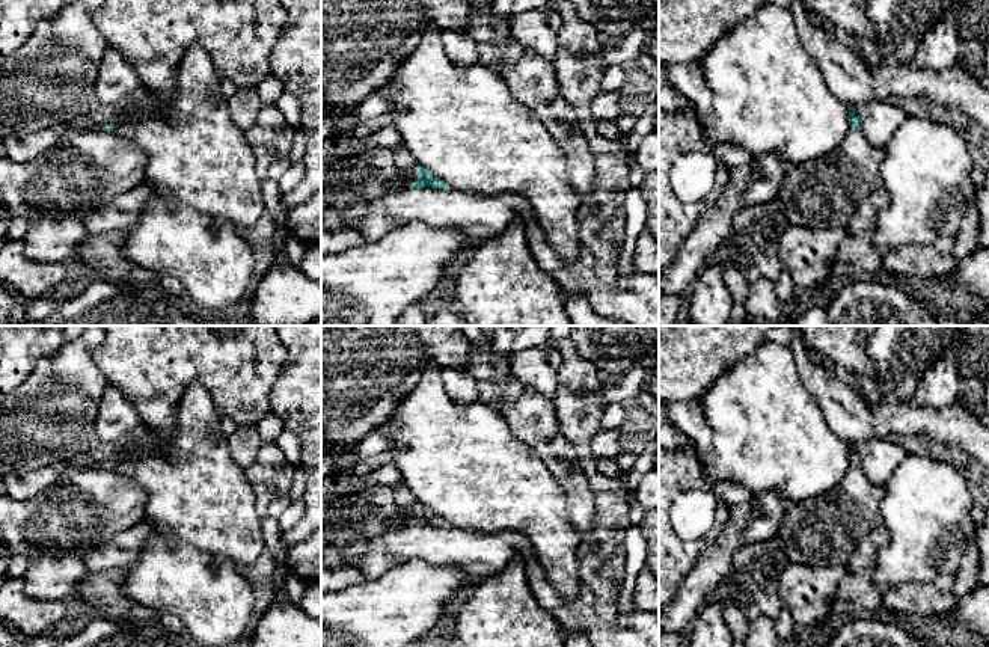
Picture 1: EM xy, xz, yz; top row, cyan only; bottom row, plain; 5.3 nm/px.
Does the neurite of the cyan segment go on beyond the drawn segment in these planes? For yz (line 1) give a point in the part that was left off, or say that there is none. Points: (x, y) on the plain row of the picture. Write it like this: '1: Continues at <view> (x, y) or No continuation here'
1: No continuation here

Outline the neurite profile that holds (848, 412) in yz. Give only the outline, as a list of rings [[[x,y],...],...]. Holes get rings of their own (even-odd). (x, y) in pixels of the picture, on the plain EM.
[[[793,336],[790,347],[799,379],[805,391],[817,401],[826,424],[841,439],[859,443],[867,439],[883,439],[889,434],[924,434],[941,451],[965,454],[980,472],[989,474],[989,427],[981,425],[957,401],[942,409],[921,407],[909,403],[870,403],[849,380],[847,376],[831,377],[825,365],[816,365],[810,357],[802,336]]]

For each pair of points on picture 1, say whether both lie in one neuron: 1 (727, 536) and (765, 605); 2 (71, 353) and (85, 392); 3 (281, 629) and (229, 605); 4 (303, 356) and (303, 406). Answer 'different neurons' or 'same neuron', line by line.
1: different neurons
2: same neuron
3: different neurons
4: same neuron

